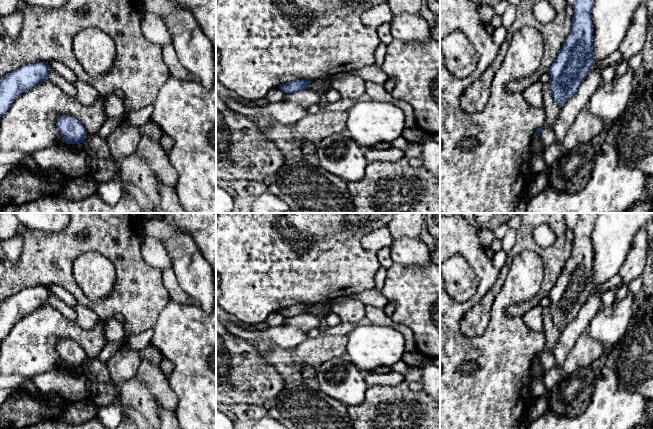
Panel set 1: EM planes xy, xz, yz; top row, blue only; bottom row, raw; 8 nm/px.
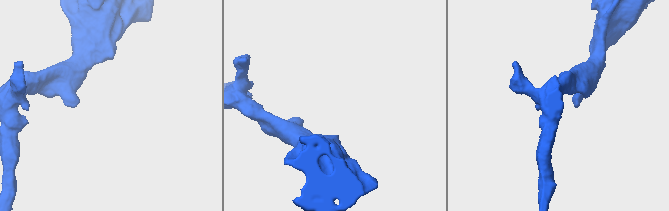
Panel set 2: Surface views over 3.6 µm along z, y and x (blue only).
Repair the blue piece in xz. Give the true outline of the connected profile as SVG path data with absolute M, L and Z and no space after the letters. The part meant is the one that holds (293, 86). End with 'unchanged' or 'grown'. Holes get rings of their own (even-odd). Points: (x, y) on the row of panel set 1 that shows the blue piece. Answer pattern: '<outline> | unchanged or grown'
M293 80L286 84L280 86L280 89L285 93L295 93L308 89L310 87L310 82L308 80Z | unchanged

